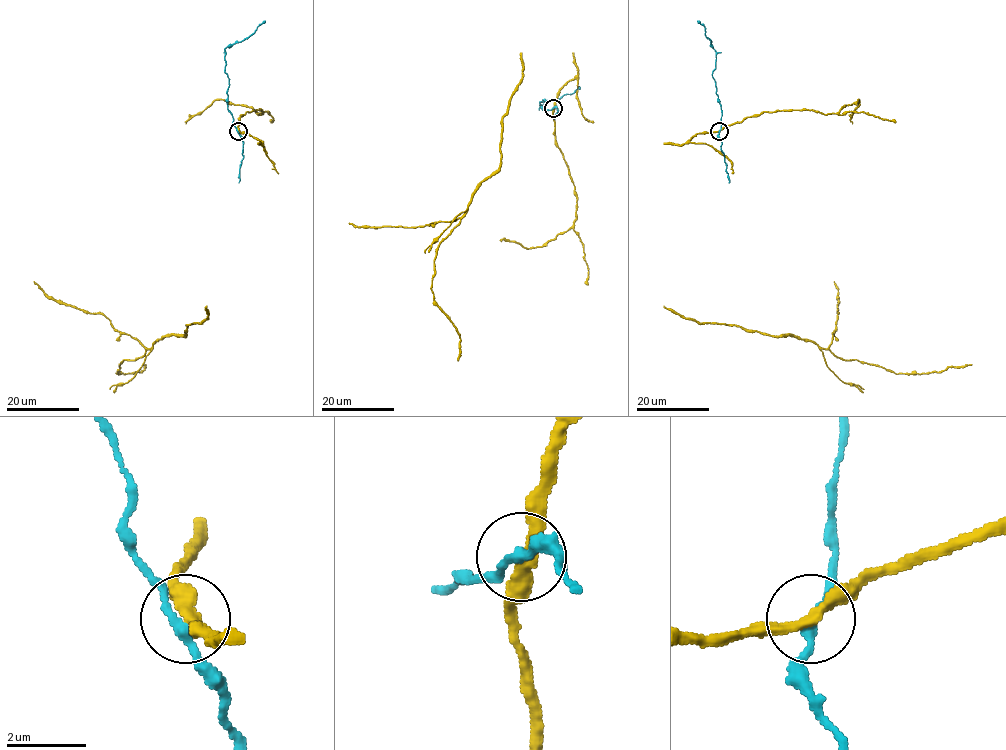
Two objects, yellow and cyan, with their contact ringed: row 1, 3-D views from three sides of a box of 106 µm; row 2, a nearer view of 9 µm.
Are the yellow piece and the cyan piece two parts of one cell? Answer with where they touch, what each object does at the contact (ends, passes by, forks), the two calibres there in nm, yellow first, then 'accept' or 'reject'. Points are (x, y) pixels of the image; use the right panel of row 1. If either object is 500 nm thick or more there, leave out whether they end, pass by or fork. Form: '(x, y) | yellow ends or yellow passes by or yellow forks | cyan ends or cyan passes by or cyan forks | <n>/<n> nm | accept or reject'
(719, 131) | yellow passes by | cyan passes by | 300/200 nm | reject

